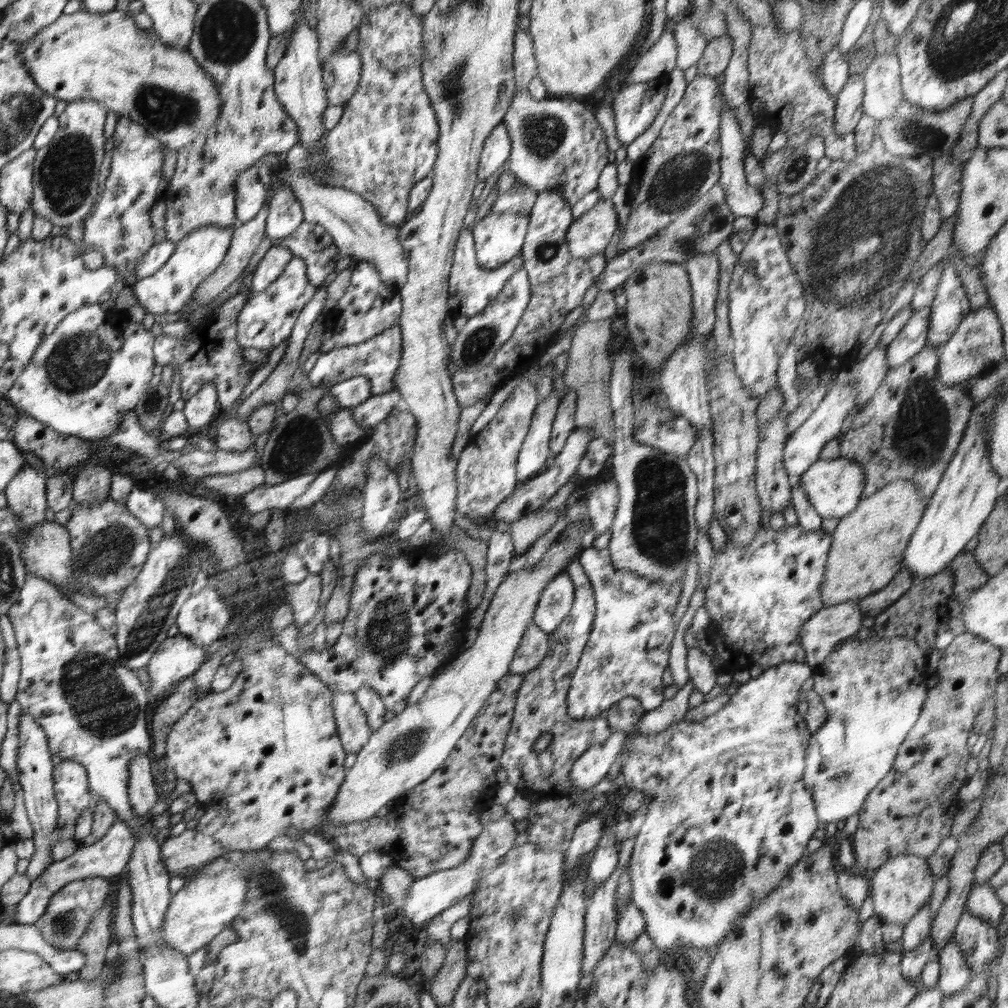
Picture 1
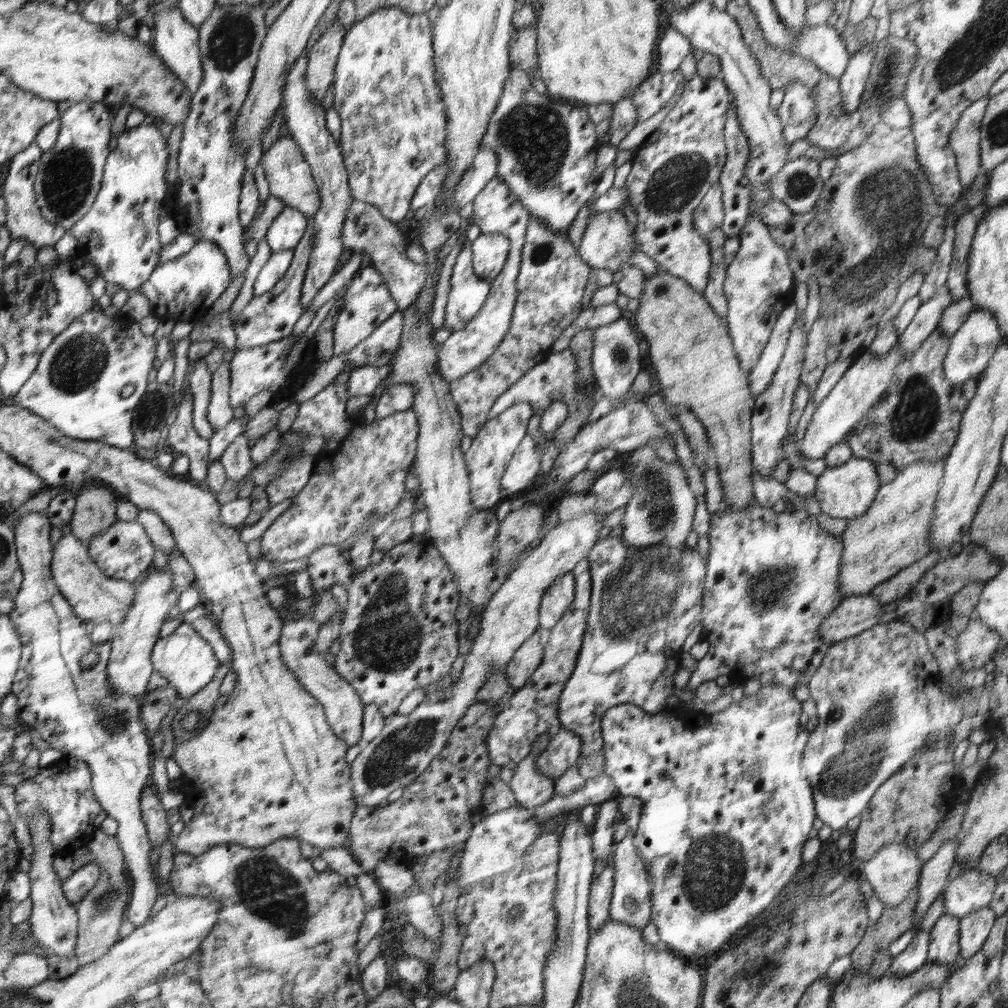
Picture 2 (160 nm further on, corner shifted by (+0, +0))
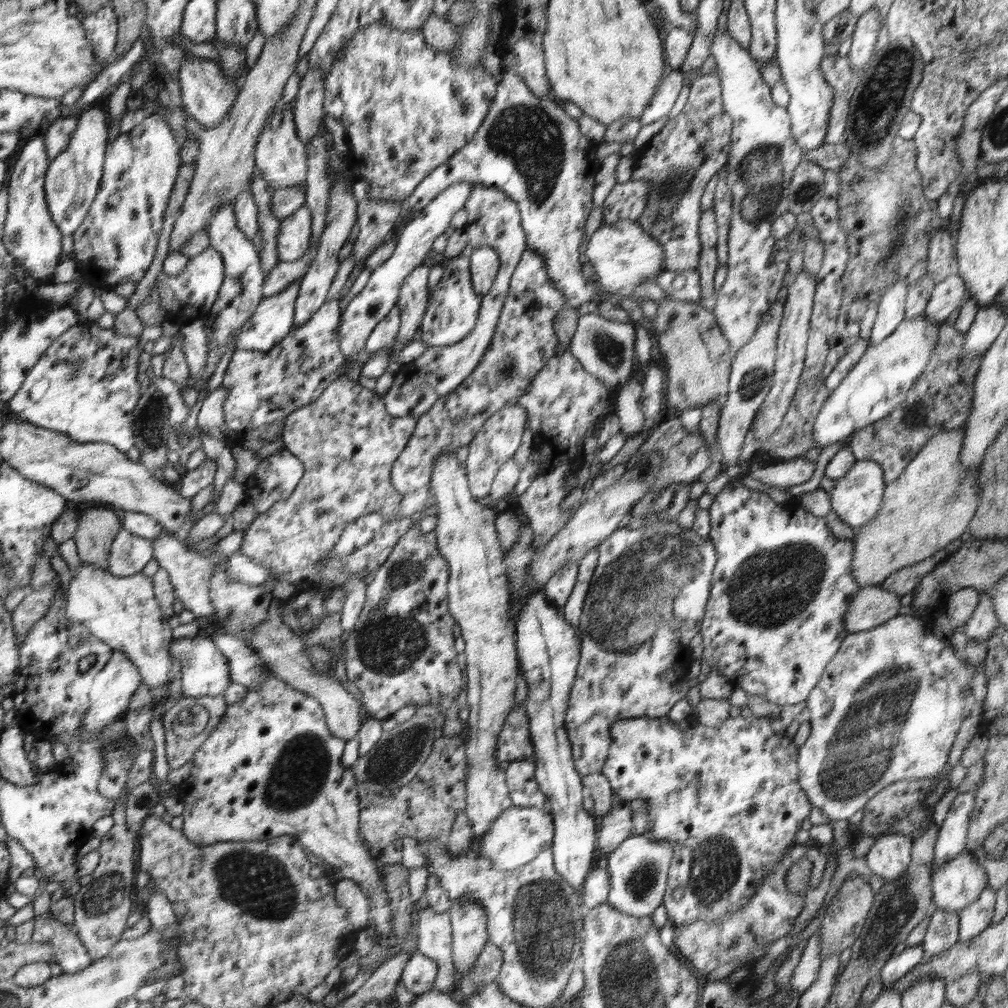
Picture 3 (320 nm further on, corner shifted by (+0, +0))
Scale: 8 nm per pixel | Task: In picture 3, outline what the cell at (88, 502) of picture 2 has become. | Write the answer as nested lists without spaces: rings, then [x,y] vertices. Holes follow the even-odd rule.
[[[88,504],[85,513],[78,519],[78,528],[72,538],[77,546],[80,562],[88,562],[102,569],[109,568],[112,544],[121,532],[118,512],[107,506]]]

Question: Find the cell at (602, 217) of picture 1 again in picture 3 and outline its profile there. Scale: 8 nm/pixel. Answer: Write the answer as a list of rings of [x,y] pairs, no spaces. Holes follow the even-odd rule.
[[[631,220],[602,224],[590,238],[584,254],[595,267],[602,288],[621,297],[632,296],[643,282],[656,283],[658,275],[666,270],[658,242],[646,234],[638,222]]]

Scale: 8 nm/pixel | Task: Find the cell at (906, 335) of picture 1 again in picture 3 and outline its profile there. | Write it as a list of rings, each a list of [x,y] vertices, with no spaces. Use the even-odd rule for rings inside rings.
[[[955,272],[939,282],[933,288],[930,300],[923,310],[928,320],[933,323],[942,323],[970,299],[969,290],[961,276]]]

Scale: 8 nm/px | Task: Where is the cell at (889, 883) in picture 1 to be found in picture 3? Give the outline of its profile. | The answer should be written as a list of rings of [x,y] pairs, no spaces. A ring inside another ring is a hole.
[[[900,833],[878,837],[865,855],[868,868],[882,877],[884,882],[894,880],[908,869],[911,863],[911,835]]]

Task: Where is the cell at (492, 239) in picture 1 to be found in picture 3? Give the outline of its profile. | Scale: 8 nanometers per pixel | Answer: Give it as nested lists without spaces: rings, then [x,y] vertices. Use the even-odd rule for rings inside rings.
[[[476,246],[469,261],[474,292],[483,297],[491,289],[501,265],[498,251],[490,246]]]

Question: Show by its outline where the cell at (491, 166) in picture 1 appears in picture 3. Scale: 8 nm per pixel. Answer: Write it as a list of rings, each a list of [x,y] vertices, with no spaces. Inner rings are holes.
[[[472,182],[456,183],[456,185],[450,186],[431,200],[422,209],[419,216],[404,226],[400,237],[397,238],[396,250],[392,256],[371,272],[366,286],[344,308],[345,312],[340,326],[342,354],[348,357],[363,351],[369,334],[393,309],[406,278],[419,264],[428,263],[427,258],[432,251],[434,241],[449,227],[453,214],[456,214],[466,204],[472,188],[476,188]]]

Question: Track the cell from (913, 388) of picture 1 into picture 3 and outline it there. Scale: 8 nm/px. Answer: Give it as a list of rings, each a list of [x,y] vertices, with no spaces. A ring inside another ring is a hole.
[[[946,321],[940,323],[932,358],[916,378],[906,398],[888,416],[857,430],[847,439],[845,445],[850,447],[857,461],[868,459],[883,468],[886,484],[894,482],[902,474],[908,463],[933,436],[961,427],[970,416],[970,394],[974,394],[974,388],[966,386],[966,402],[959,402],[958,384],[967,380],[973,384],[982,360],[976,359],[966,372],[964,369],[958,372],[959,354],[964,343],[965,335],[960,334],[954,326],[947,325]]]

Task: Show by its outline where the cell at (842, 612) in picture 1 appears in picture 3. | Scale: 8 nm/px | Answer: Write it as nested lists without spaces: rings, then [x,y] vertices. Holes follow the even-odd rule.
[[[862,587],[851,600],[842,622],[847,634],[874,629],[898,615],[901,598],[882,587]]]

